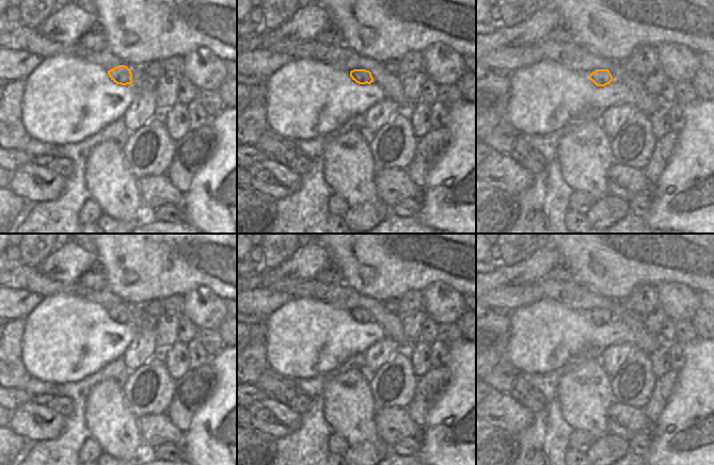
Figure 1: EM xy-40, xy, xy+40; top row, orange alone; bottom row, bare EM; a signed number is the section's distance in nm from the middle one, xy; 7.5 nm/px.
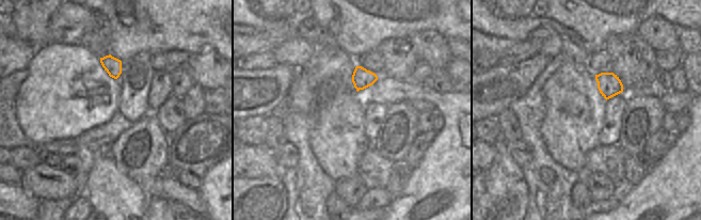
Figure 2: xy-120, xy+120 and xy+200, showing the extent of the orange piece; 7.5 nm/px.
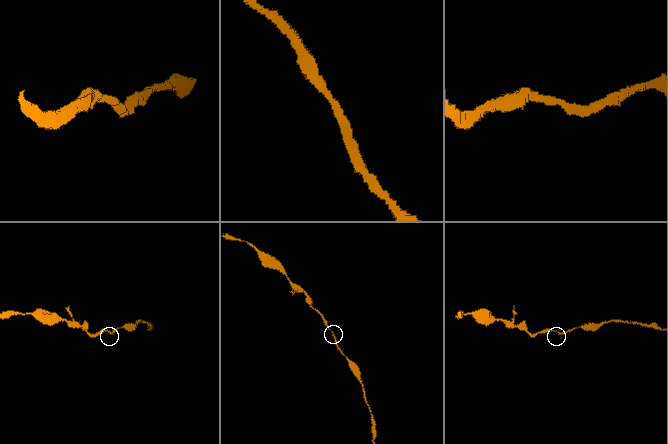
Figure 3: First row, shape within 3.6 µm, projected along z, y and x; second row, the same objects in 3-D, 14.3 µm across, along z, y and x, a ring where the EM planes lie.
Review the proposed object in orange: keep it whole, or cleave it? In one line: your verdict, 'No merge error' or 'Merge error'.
No merge error.

